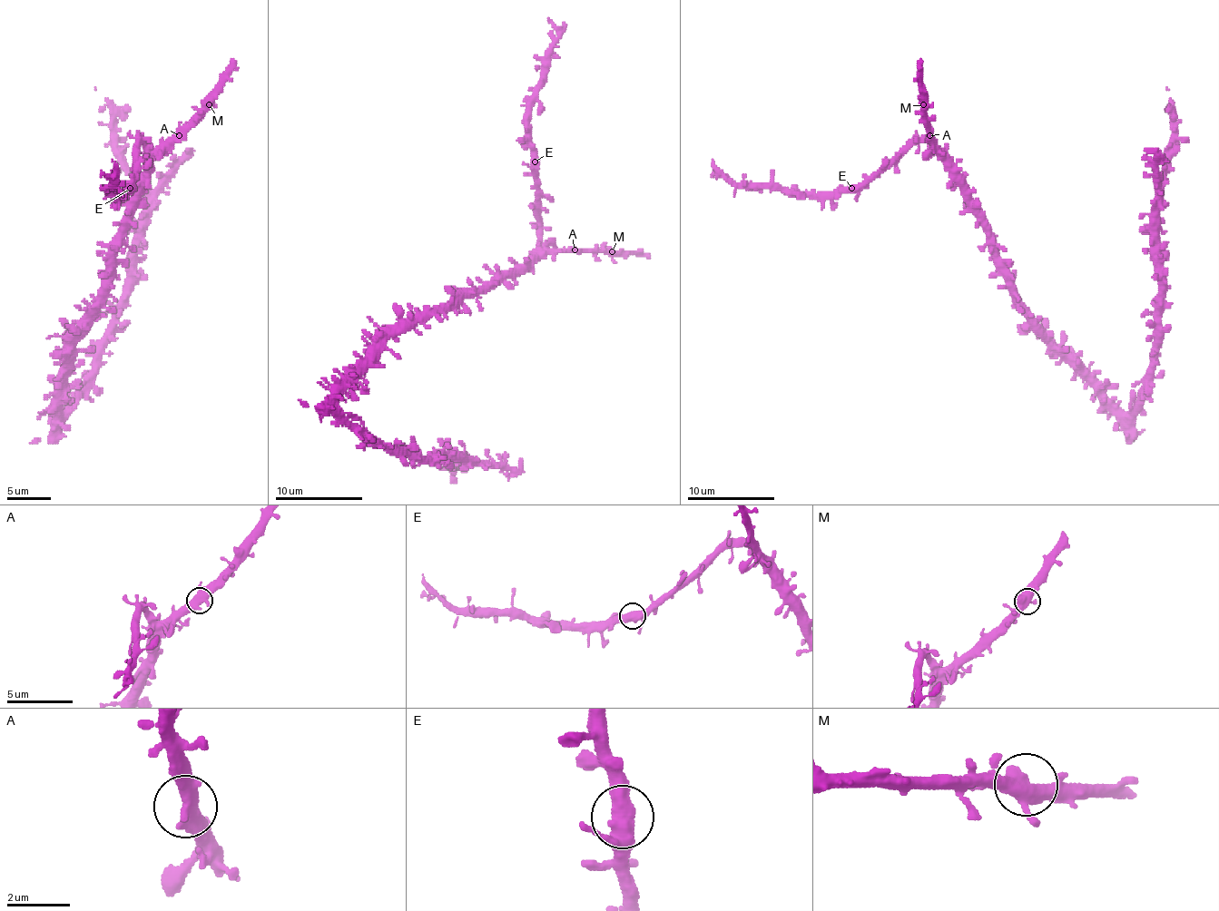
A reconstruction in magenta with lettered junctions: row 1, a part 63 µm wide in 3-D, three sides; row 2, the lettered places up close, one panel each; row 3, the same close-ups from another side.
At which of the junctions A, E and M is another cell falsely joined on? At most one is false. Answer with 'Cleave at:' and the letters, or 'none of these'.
Cleave at: none of these

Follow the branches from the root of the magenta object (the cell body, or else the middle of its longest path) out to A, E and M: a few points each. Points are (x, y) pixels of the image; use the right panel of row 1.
A: (1044, 331), (1013, 295), (1010, 277), (997, 258), (996, 239), (970, 196), (965, 177), (942, 160), (929, 135)
E: (1044, 331), (1013, 295), (1010, 277), (997, 258), (996, 239), (966, 183), (926, 142), (909, 142), (852, 188)
M: (1044, 331), (1013, 295), (1010, 277), (997, 258), (996, 239), (970, 196), (965, 177), (935, 151), (923, 104)

